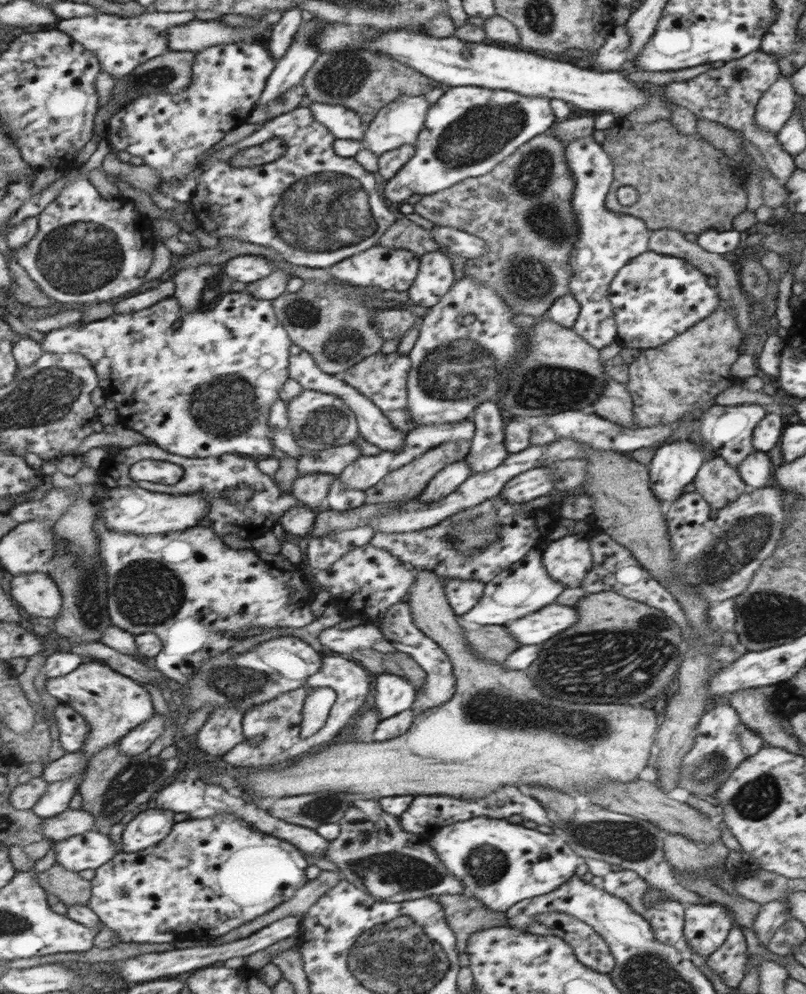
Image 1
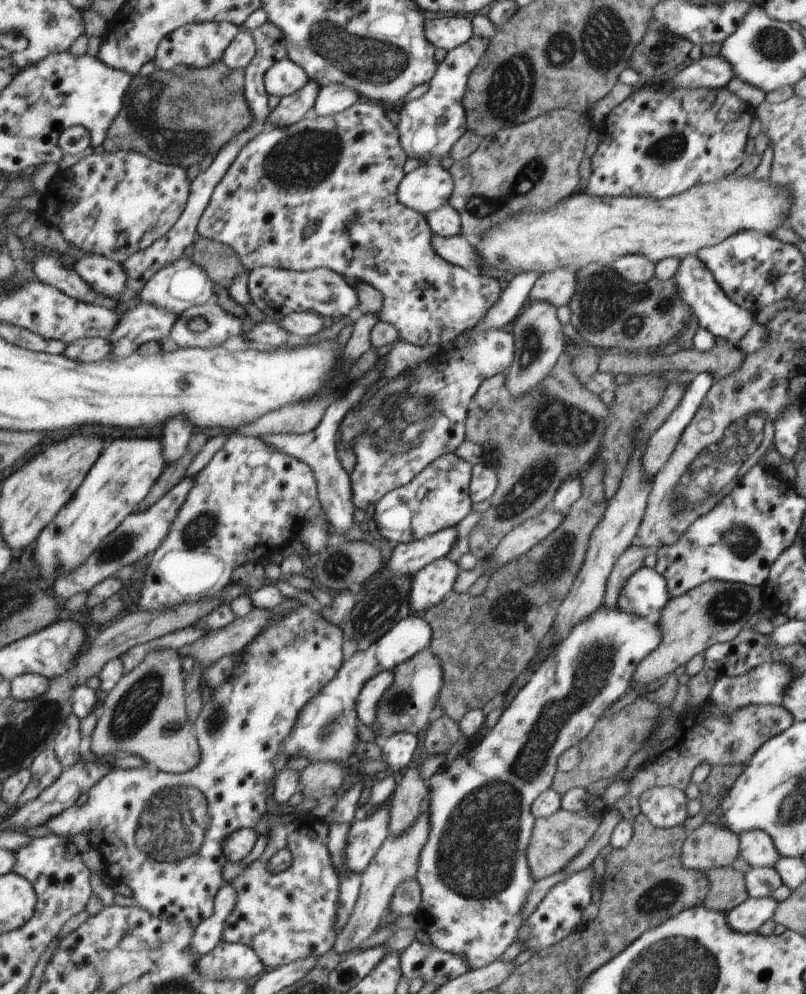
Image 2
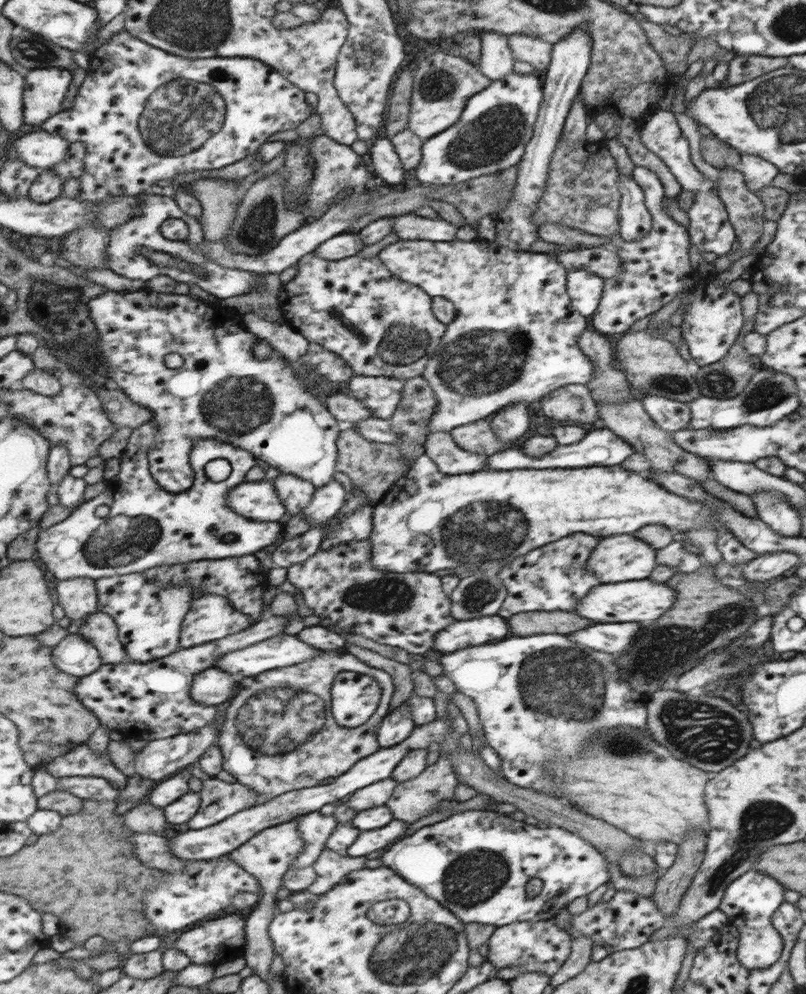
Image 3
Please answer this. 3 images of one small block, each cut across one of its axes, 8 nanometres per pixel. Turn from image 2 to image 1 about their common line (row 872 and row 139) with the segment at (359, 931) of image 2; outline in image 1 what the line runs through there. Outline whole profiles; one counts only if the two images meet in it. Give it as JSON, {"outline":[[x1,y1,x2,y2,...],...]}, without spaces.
{"outline":[[398,96,397,100,393,100,393,103,388,103,381,108,380,112,377,112,376,119,365,124,361,148,369,150,375,156,379,156,385,151,392,151,404,144,415,144,417,136,424,128,429,108,430,106,423,96]]}

